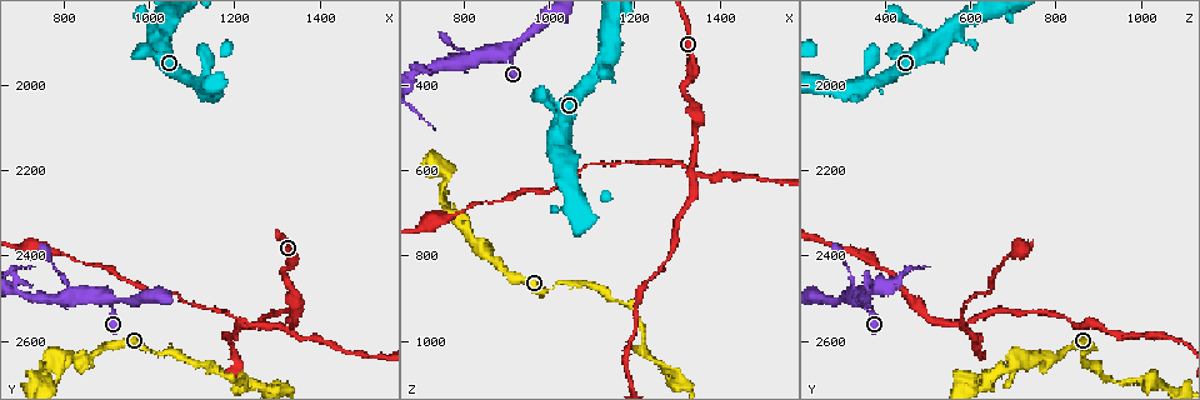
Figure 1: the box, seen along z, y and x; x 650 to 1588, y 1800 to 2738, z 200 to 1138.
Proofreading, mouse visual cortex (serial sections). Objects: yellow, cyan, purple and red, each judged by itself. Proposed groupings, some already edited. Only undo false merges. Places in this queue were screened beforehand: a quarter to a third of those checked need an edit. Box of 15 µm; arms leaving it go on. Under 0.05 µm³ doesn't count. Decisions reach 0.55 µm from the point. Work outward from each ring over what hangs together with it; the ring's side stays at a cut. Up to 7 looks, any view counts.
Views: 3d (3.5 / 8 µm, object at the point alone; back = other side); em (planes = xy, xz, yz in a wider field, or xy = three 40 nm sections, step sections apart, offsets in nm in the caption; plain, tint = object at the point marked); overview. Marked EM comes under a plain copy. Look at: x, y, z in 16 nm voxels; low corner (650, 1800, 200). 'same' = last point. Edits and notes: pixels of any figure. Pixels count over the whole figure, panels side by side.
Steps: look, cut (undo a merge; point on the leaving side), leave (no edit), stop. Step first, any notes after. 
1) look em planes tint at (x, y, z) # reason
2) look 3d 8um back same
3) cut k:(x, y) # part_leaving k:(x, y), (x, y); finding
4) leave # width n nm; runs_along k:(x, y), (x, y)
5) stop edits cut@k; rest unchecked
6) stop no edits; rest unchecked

look 3d 8um at (1325, 2560, 585) # four-way junction

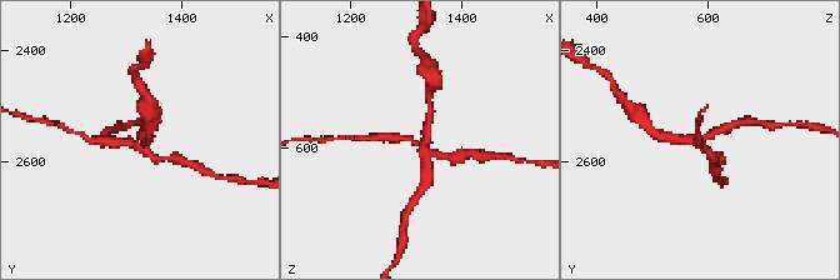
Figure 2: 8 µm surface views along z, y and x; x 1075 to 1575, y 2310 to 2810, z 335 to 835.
look 3d 3.5um at (1335, 2555, 595)

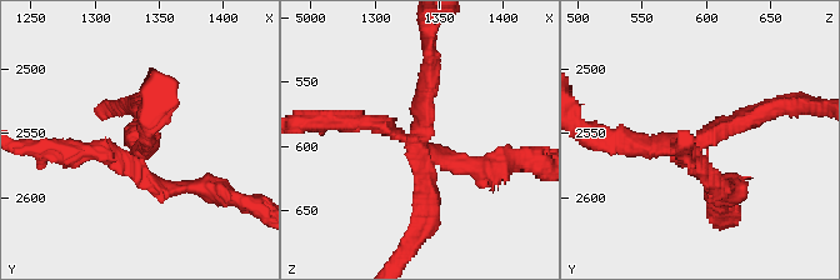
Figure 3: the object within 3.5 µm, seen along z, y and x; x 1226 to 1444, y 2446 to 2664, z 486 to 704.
look em xy step 5 tint at (1334, 2562, 590) # arms 4; arm_widths 200, 200, 200, 200 nm

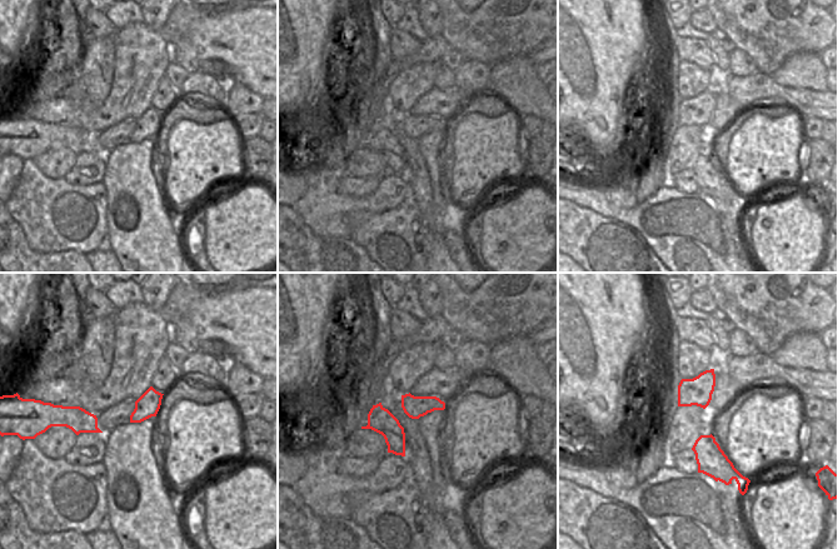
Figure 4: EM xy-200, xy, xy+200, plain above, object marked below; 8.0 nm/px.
cut 3:(90, 155) # part_leaving 3:(125, 154), (33, 150); a second cell is stuck on

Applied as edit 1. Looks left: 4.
look 3d 3.5um at (1220, 2680, 1010) # branch point

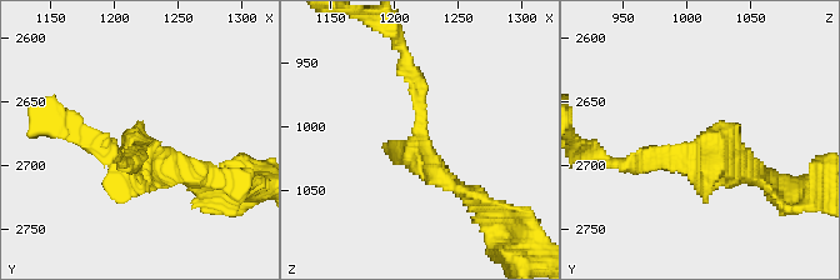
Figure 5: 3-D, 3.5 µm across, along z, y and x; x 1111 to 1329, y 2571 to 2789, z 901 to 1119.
look em xy step 5 tint at (1220, 2682, 1010)

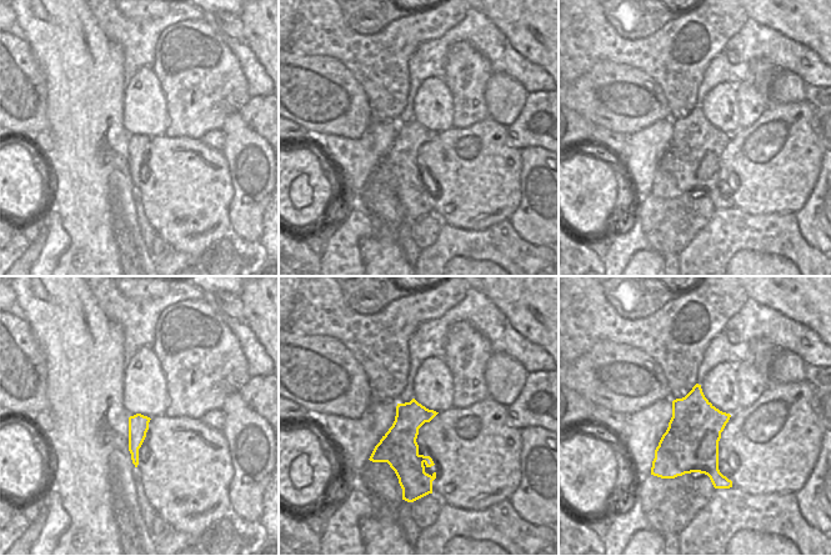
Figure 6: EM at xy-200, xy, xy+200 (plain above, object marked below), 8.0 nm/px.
leave # runs_along 5:(406, 64), (418, 80), (414, 158), (460, 189); continuous, no second cell

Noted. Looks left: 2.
stop edits cut@3; rest unchecked

